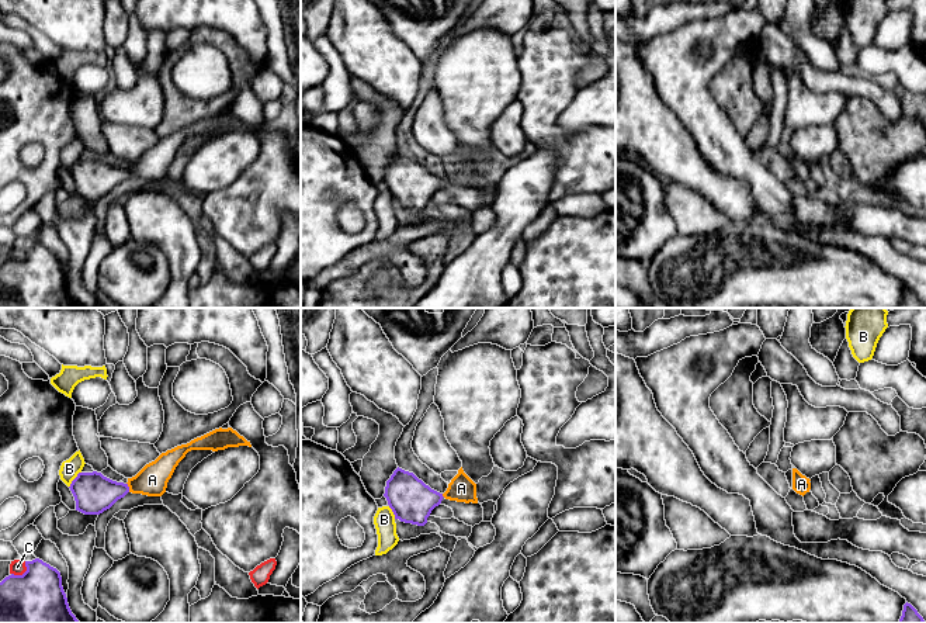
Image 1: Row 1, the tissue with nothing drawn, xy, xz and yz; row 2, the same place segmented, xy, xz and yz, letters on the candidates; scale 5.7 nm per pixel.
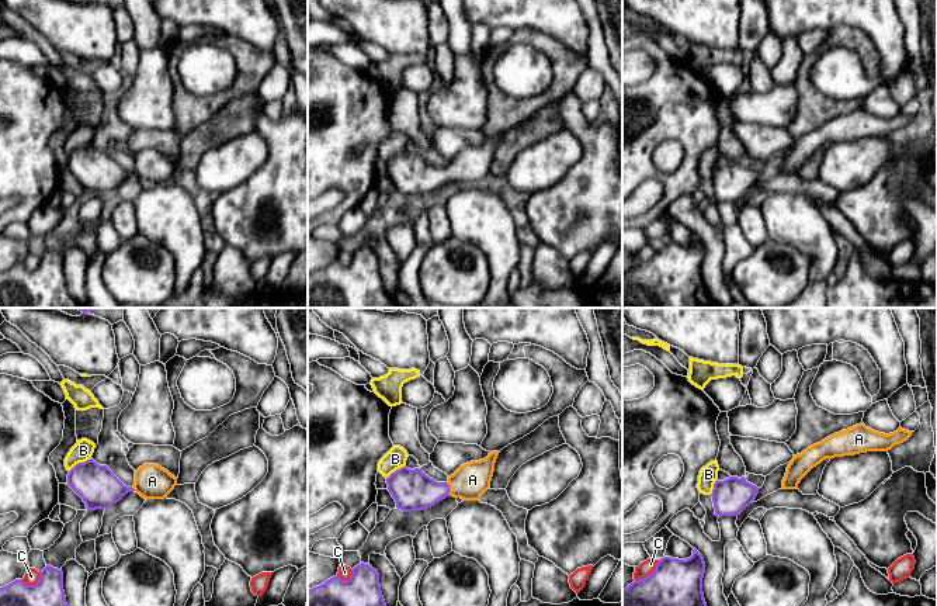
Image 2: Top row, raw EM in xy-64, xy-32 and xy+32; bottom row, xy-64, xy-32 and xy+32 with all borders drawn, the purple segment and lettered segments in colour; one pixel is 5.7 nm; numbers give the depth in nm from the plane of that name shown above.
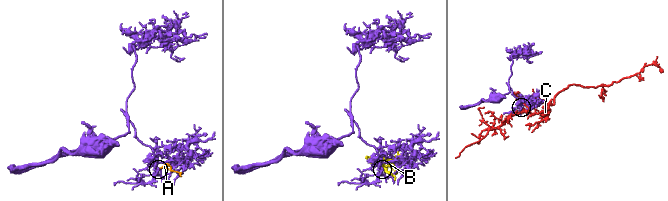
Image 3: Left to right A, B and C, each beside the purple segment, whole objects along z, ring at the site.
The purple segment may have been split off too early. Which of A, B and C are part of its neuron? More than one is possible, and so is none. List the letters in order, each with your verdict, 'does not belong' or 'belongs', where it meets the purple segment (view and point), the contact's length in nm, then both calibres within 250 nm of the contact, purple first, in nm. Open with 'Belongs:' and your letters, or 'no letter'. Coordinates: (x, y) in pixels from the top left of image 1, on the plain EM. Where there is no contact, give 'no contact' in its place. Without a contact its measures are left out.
Belongs: A
A: belongs; meets purple in xy at (128, 172); contact 60 nm long; 220 nm thick on the purple side, 180 nm on the other
B: does not belong; meets purple in xy at (73, 165); contact 120 nm long; 220 nm thick on the purple side, 110 nm on the other
C: does not belong; meets purple in xy at (24, 258); contact 120 nm long; 400 nm thick on the purple side, 90 nm on the other

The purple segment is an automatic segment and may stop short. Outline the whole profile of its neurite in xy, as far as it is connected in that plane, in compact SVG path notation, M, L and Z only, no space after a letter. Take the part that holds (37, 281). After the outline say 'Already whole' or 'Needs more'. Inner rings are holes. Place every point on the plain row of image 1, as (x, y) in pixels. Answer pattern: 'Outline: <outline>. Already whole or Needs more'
Outline: M39 243L25 246L25 252L22 260L0 267L0 308L80 308L69 293L60 257Z. Already whole

